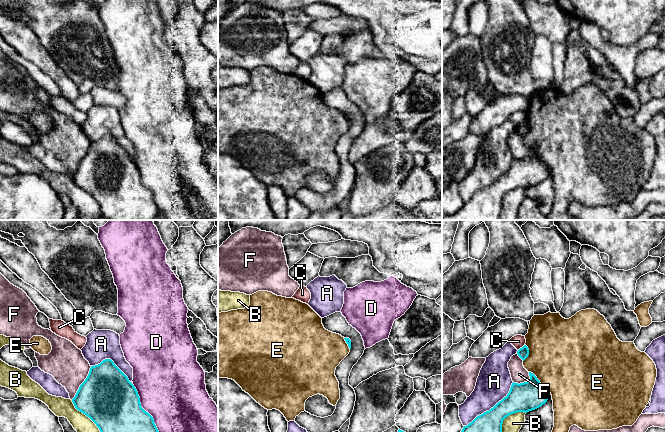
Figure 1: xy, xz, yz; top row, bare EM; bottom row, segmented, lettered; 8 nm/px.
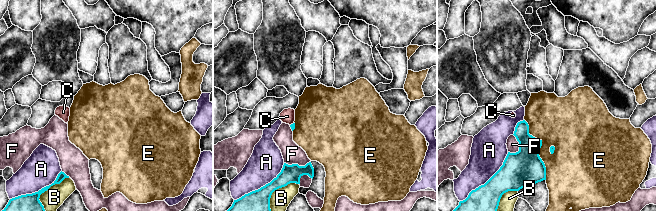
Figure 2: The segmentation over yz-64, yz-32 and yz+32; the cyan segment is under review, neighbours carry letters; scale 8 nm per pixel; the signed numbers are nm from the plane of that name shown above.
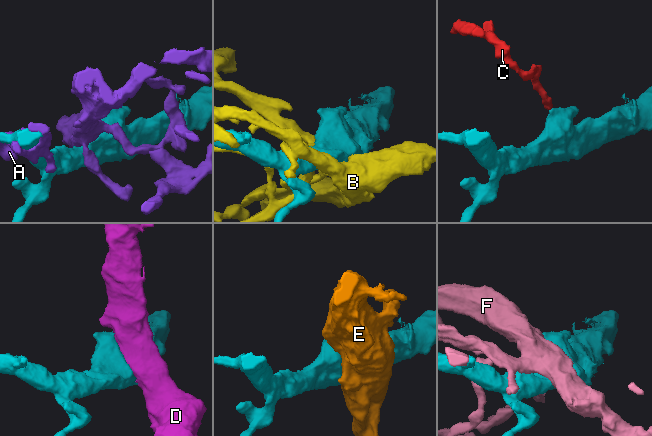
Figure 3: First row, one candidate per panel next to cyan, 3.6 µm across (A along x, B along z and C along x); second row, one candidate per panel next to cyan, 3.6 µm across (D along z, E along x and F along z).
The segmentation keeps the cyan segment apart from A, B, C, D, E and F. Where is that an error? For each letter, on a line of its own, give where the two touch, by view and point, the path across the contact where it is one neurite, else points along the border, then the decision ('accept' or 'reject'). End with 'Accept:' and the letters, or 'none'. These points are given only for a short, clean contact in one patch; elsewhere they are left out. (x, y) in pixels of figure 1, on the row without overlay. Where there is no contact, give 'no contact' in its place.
A: contact yz (491, 184); reject
B: contact xy (91, 195); reject
C: contact yz (522, 123); border yz (524, 120), (518, 126); reject
D: contact xy (142, 184); reject
E: contact yz (538, 156); reject
F: contact xy (82, 159); reject
Accept: none

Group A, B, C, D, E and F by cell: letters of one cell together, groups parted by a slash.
A / B / C / D / E / F

